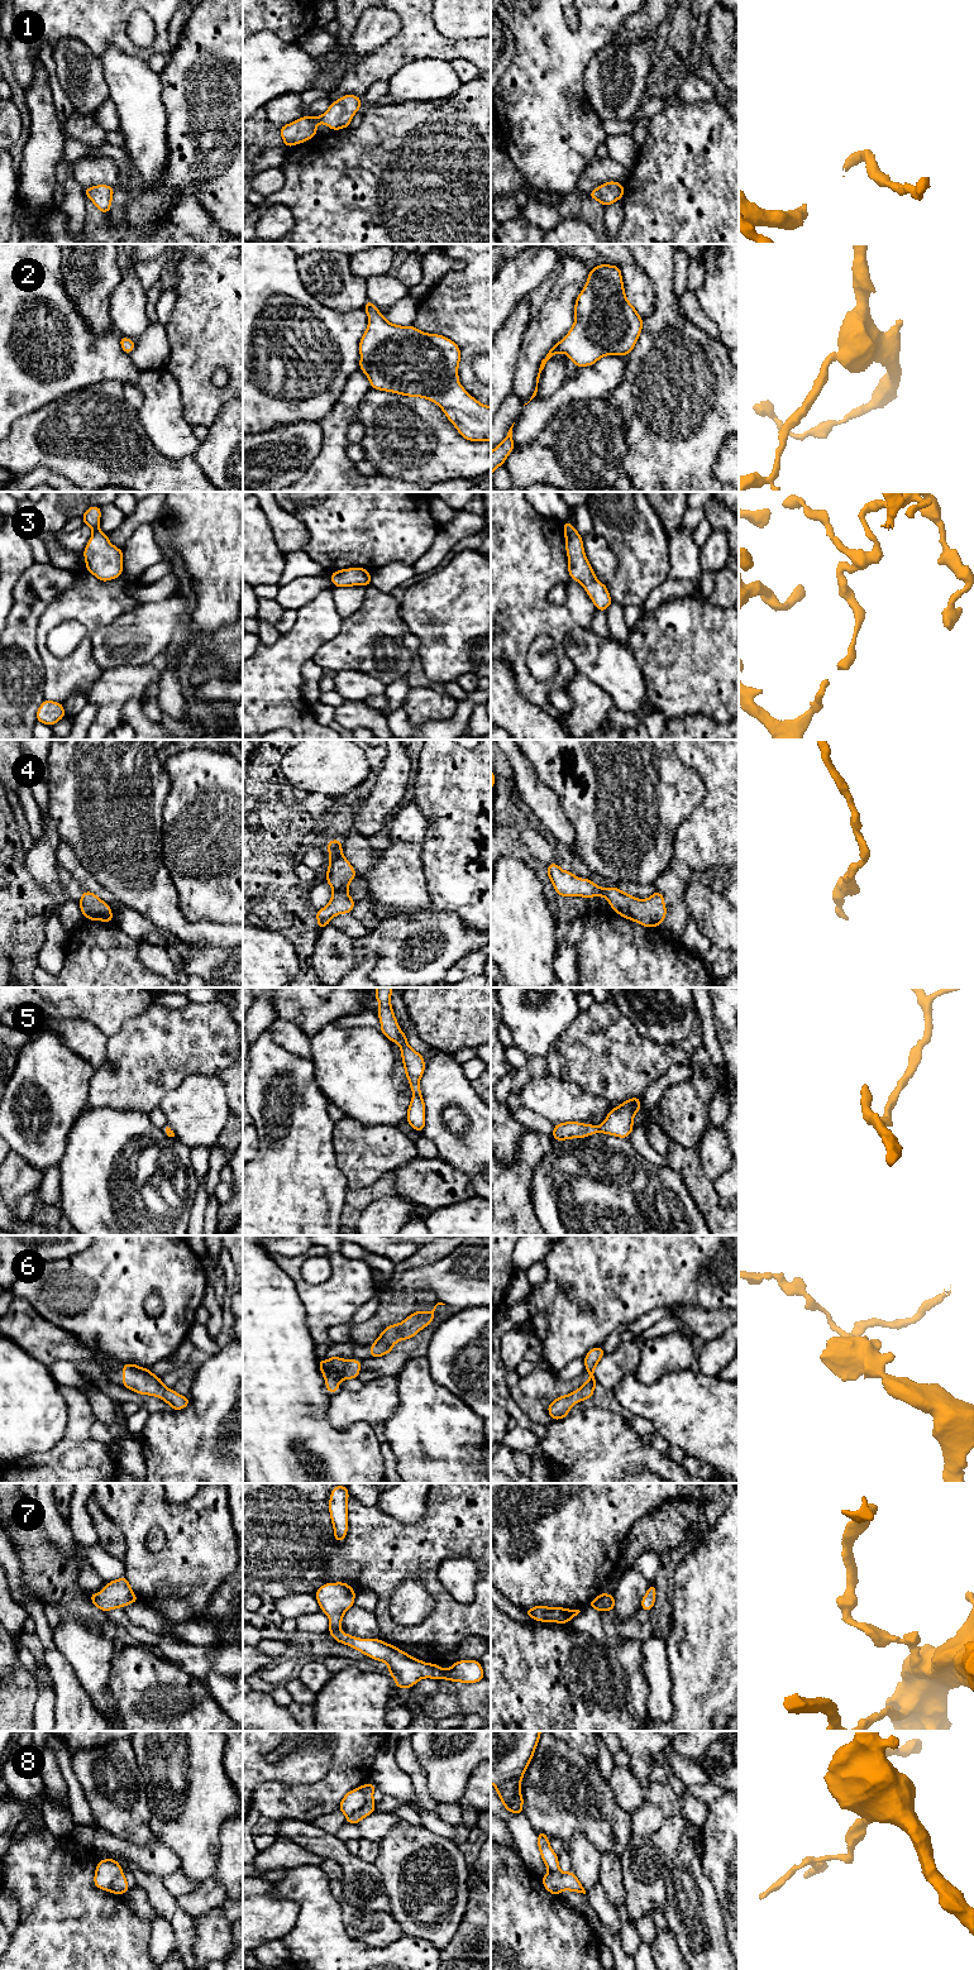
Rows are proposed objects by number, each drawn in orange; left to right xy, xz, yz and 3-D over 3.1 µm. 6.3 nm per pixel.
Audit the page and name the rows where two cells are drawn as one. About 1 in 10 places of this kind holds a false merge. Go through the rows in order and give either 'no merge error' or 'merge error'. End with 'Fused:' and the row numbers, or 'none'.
1: no merge error
2: no merge error
3: no merge error
4: no merge error
5: no merge error
6: no merge error
7: no merge error
8: merge error
Fused: 8

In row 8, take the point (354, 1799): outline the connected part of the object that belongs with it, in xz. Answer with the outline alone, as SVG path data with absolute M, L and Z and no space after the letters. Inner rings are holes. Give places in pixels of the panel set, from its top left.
M359 1787L345 1794L345 1797L339 1803L339 1809L345 1816L349 1816L355 1811L361 1809L364 1806L364 1803L366 1803L366 1797Z

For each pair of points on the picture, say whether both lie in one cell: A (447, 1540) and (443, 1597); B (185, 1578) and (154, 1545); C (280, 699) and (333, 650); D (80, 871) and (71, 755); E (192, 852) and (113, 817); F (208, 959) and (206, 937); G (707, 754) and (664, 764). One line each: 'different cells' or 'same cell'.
A: same cell
B: different cells
C: different cells
D: different cells
E: different cells
F: different cells
G: different cells

